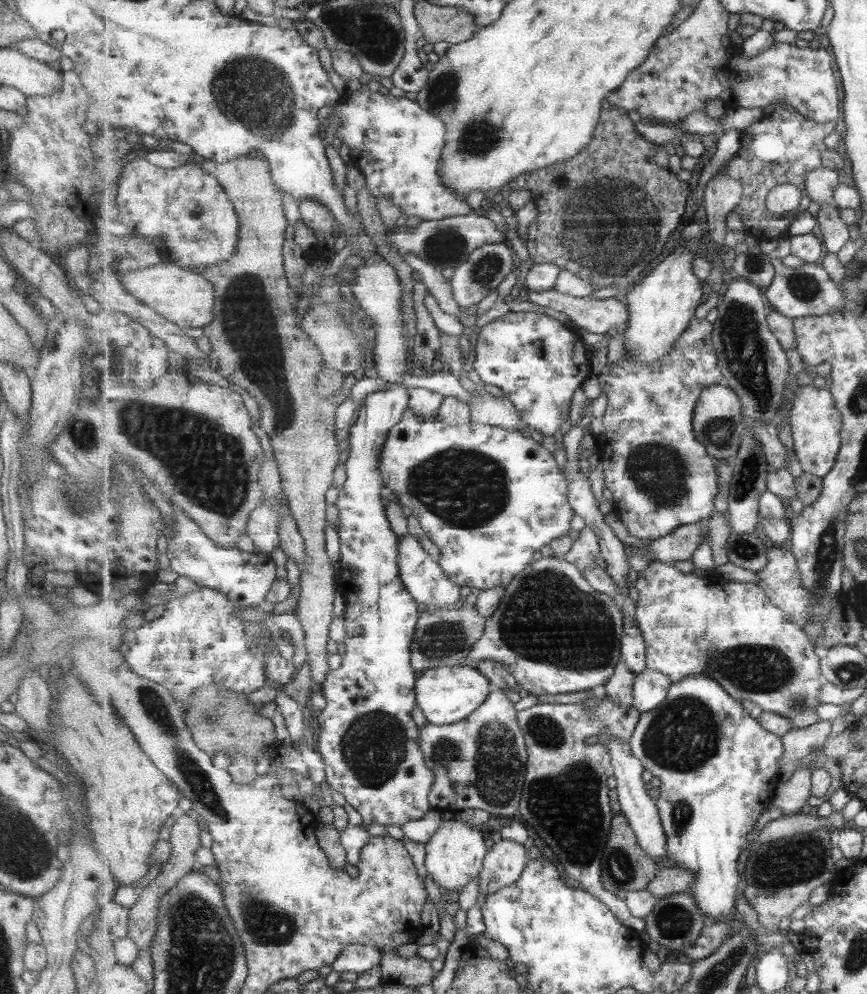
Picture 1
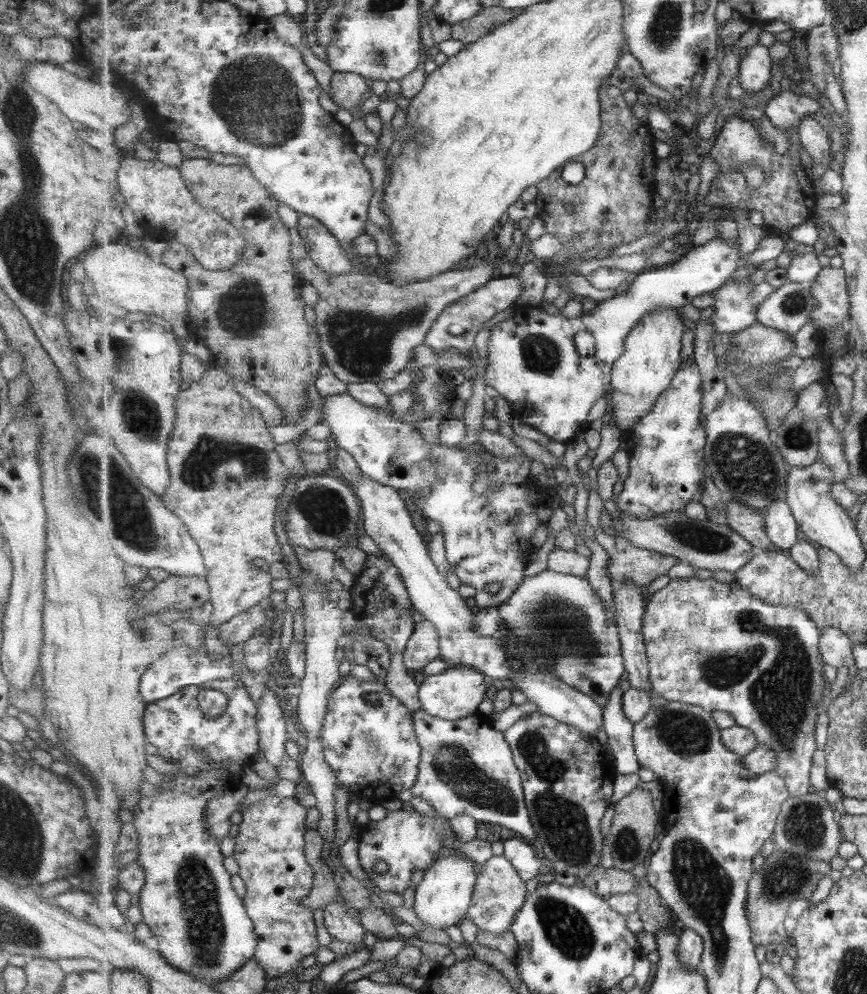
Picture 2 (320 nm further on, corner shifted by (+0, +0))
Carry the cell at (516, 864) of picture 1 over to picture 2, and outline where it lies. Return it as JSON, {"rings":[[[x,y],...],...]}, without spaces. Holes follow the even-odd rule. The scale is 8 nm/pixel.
{"rings":[[[493,856],[481,865],[477,877],[476,888],[471,906],[468,910],[469,918],[482,932],[490,932],[501,936],[509,932],[519,912],[522,911],[528,899],[527,884],[517,872],[511,860],[501,856]]]}

